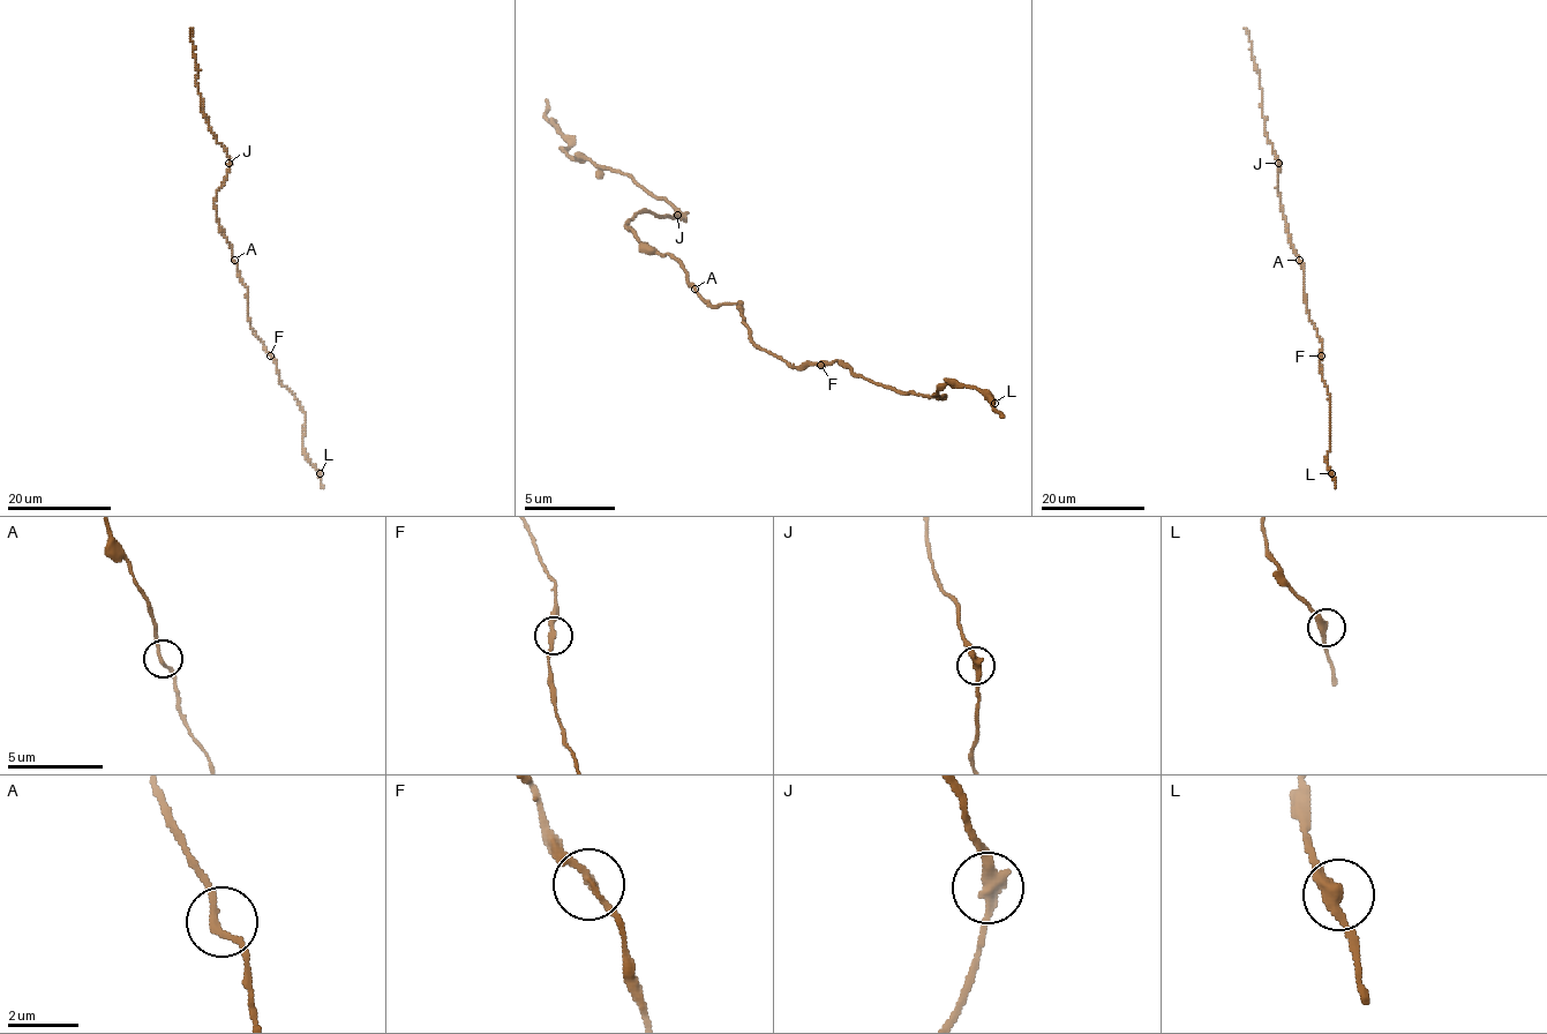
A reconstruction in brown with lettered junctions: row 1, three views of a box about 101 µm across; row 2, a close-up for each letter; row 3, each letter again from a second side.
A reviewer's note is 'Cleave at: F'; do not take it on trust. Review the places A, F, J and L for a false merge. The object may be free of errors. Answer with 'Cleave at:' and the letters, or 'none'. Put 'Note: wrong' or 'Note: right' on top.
Note: wrong
Cleave at: none

